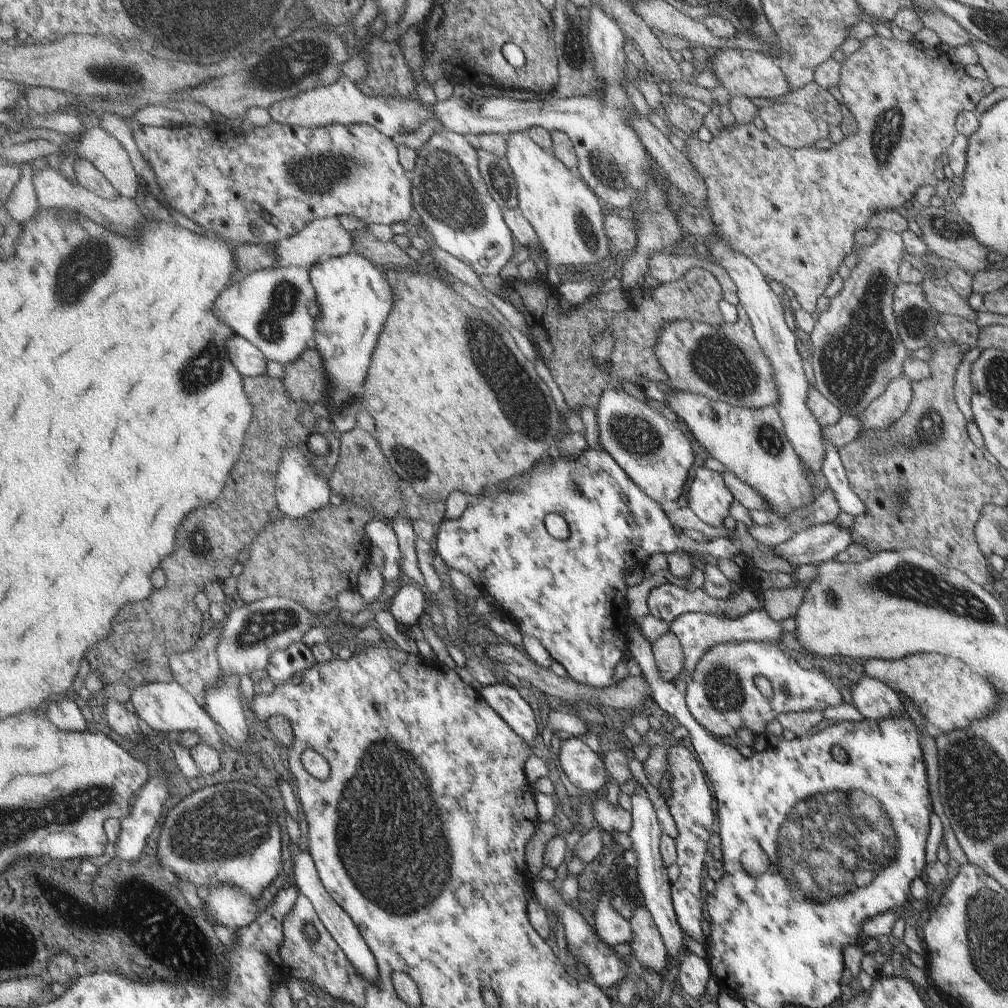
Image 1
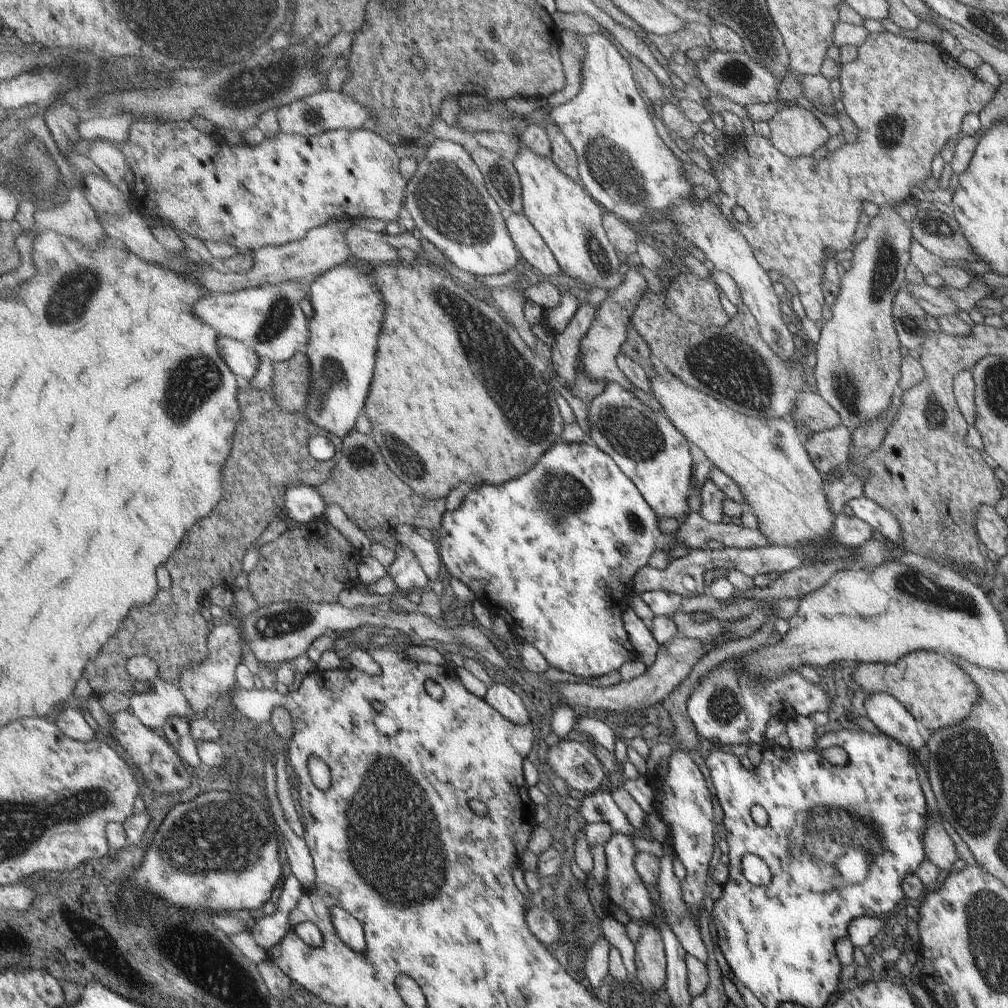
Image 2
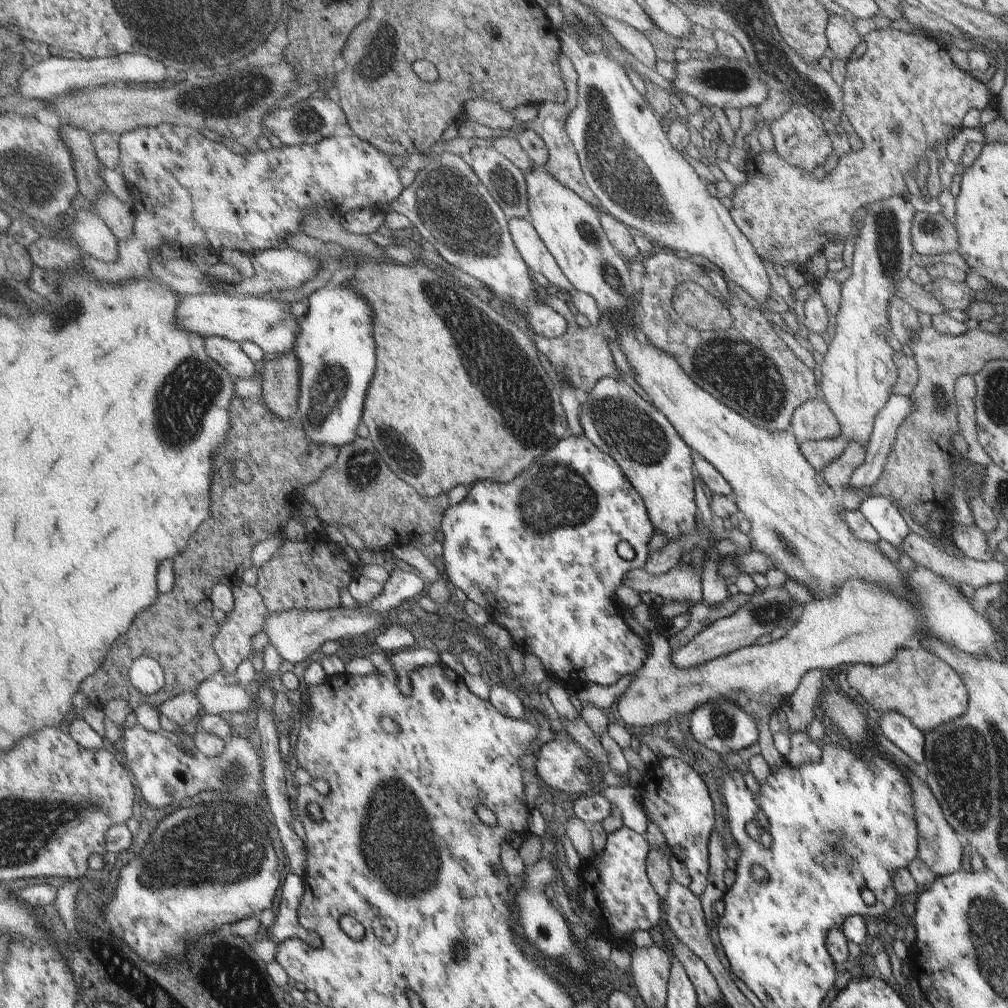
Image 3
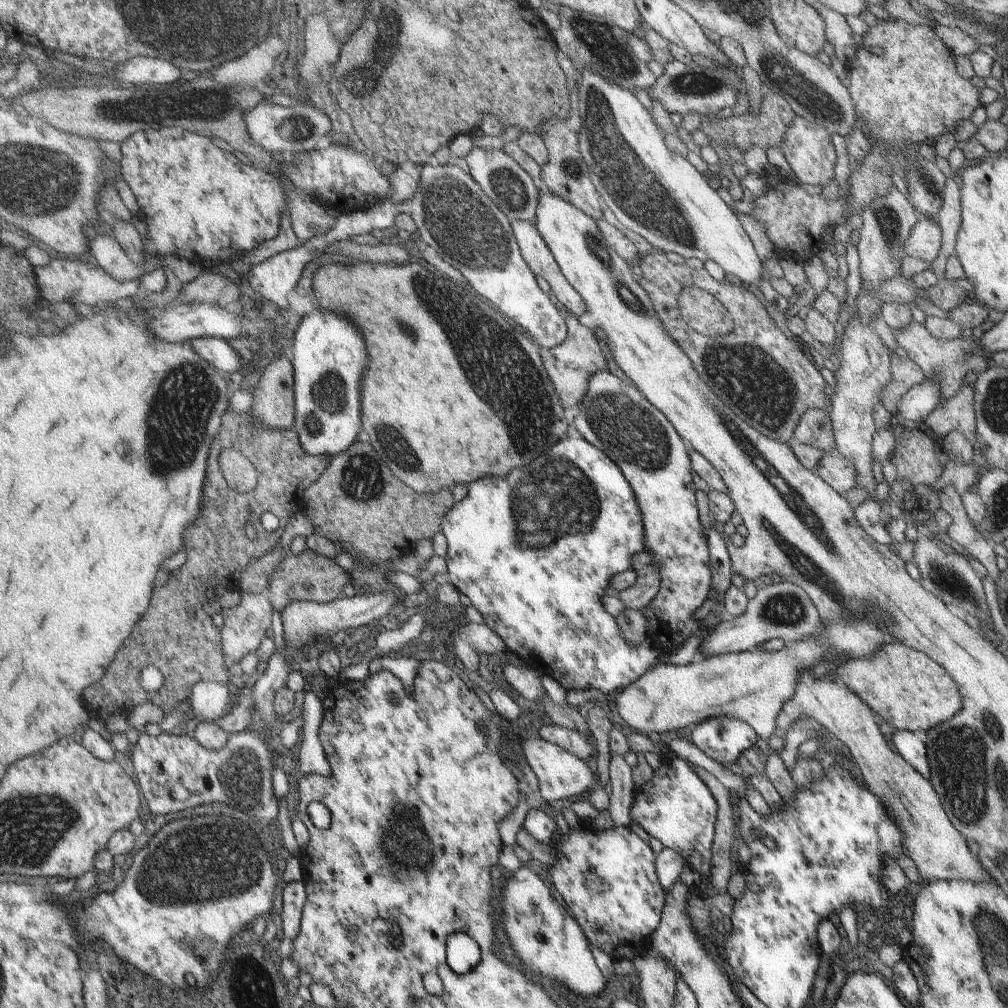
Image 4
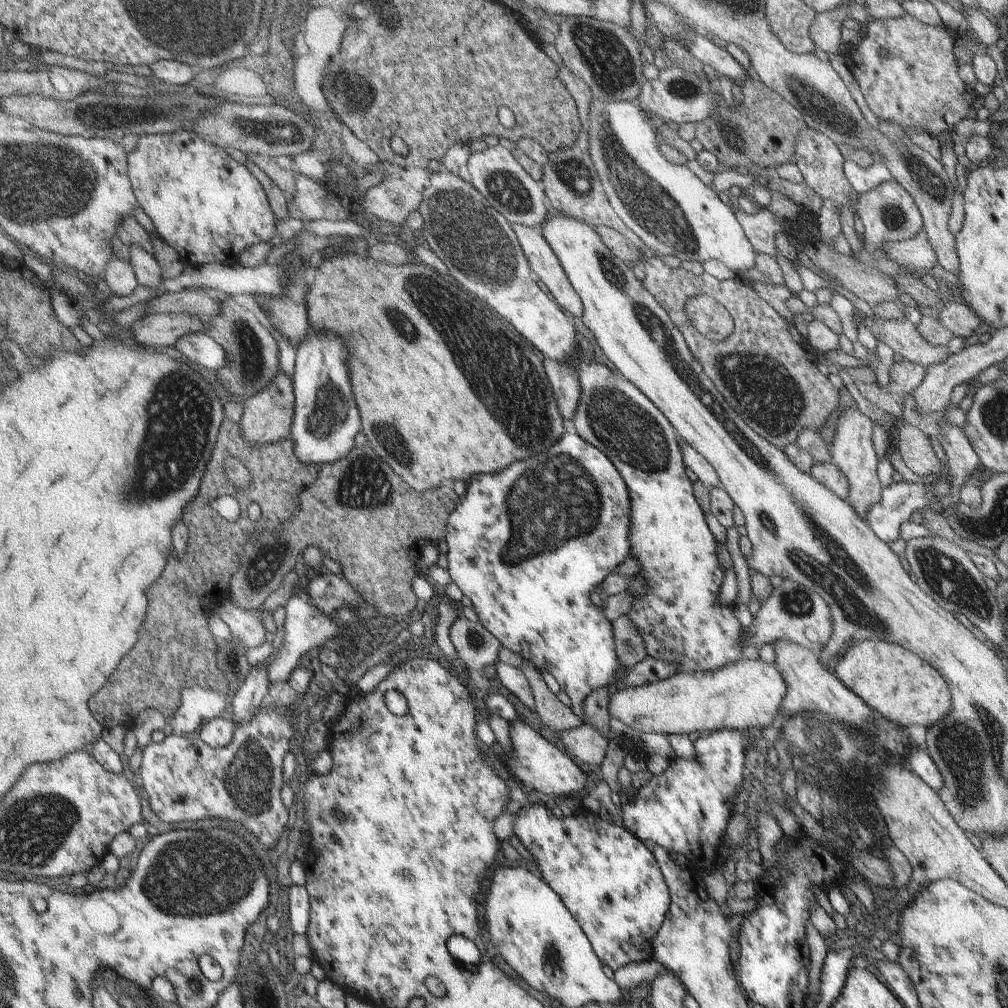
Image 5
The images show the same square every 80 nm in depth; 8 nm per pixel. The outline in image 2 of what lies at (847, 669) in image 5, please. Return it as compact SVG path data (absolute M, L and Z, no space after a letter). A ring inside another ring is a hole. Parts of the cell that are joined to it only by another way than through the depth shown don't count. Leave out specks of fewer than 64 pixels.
M920 650L906 654L895 664L861 663L852 674L854 682L868 694L892 694L924 728L936 731L956 726L970 716L972 706L980 704L980 692L974 680L952 658L934 651Z

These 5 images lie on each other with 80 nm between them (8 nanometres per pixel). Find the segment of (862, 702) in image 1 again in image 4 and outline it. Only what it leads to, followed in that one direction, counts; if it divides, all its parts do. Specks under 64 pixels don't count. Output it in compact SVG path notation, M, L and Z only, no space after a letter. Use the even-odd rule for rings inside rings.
M894 728L891 740L894 743L894 748L898 750L898 755L917 772L920 772L924 778L930 779L930 766L928 766L926 746L914 734L914 731Z

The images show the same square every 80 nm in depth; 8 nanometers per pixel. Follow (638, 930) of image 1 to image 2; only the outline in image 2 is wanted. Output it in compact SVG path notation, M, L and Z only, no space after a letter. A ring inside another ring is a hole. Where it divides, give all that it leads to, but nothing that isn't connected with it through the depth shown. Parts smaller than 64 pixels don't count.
M649 923L642 924L642 934L635 946L637 978L642 988L651 993L664 988L667 962L659 932Z

